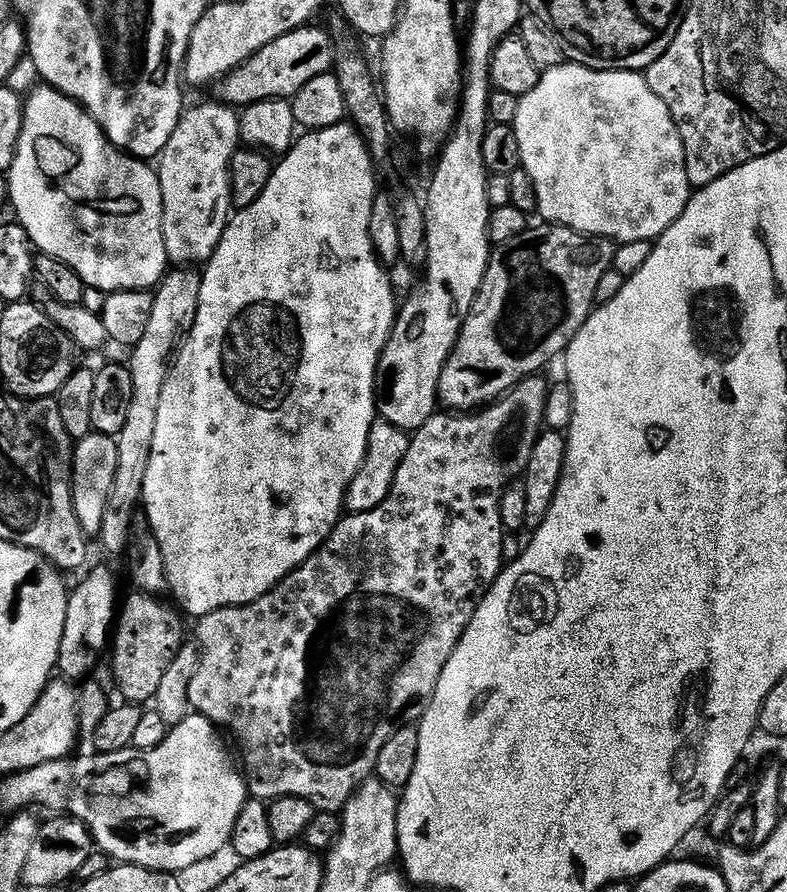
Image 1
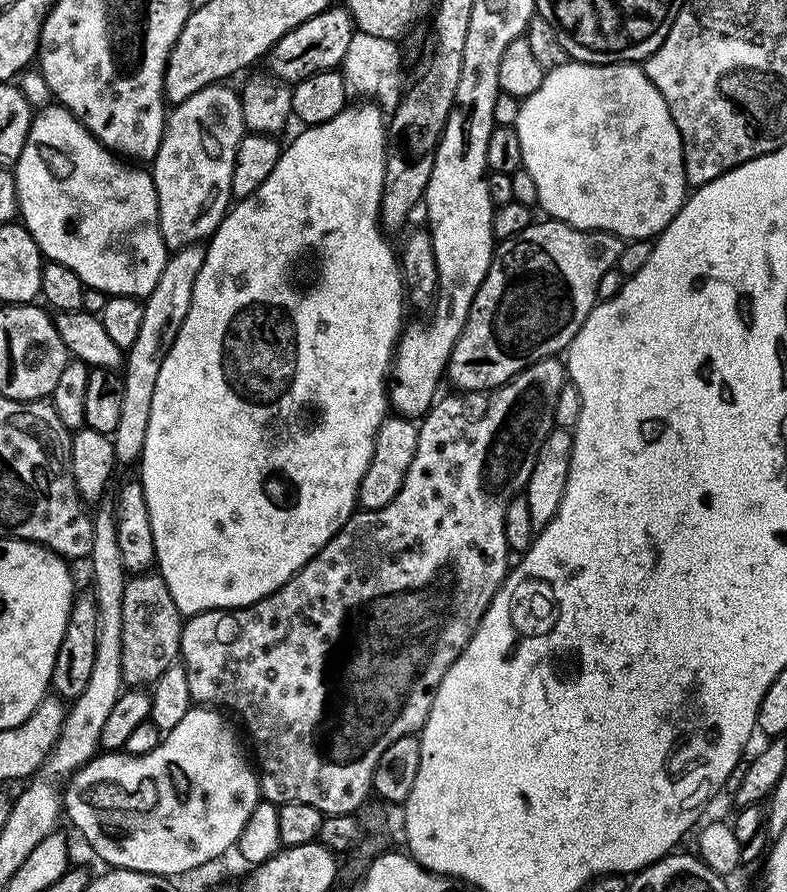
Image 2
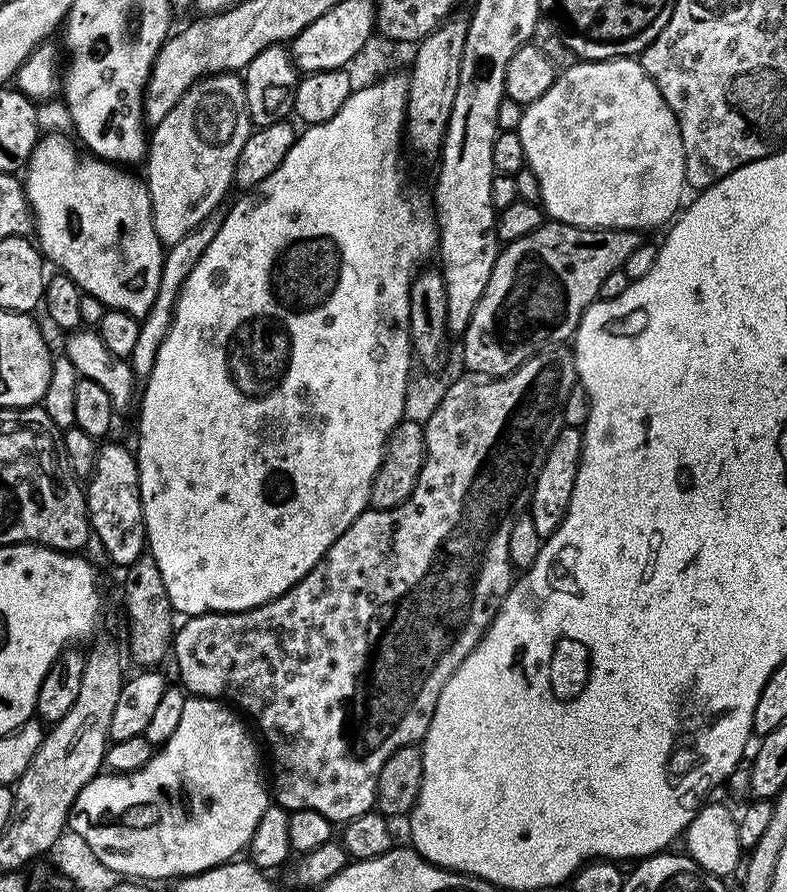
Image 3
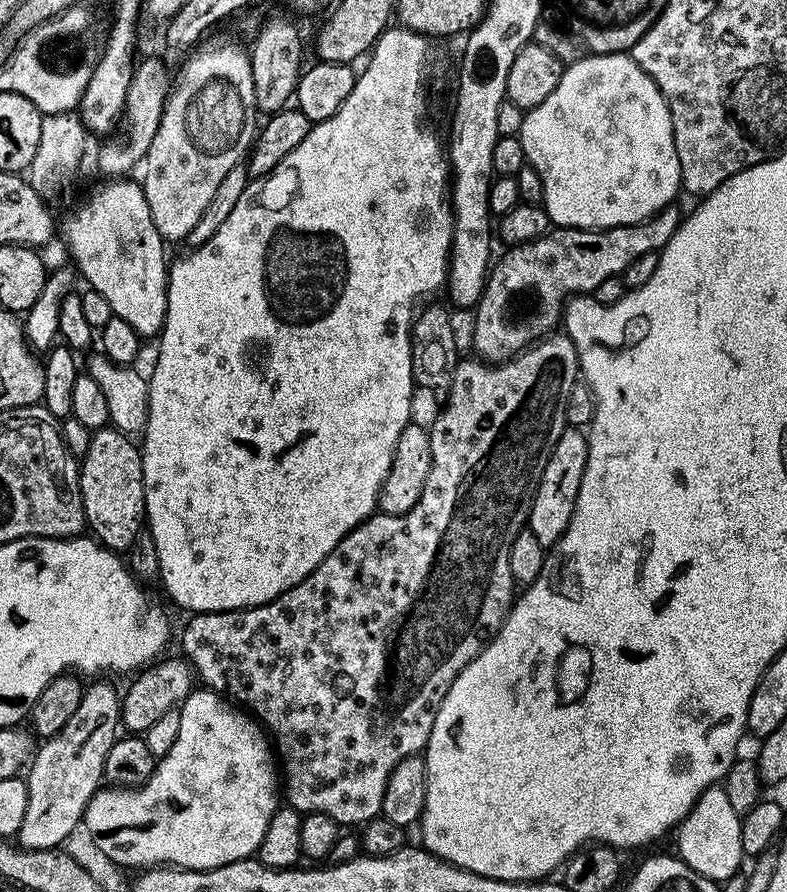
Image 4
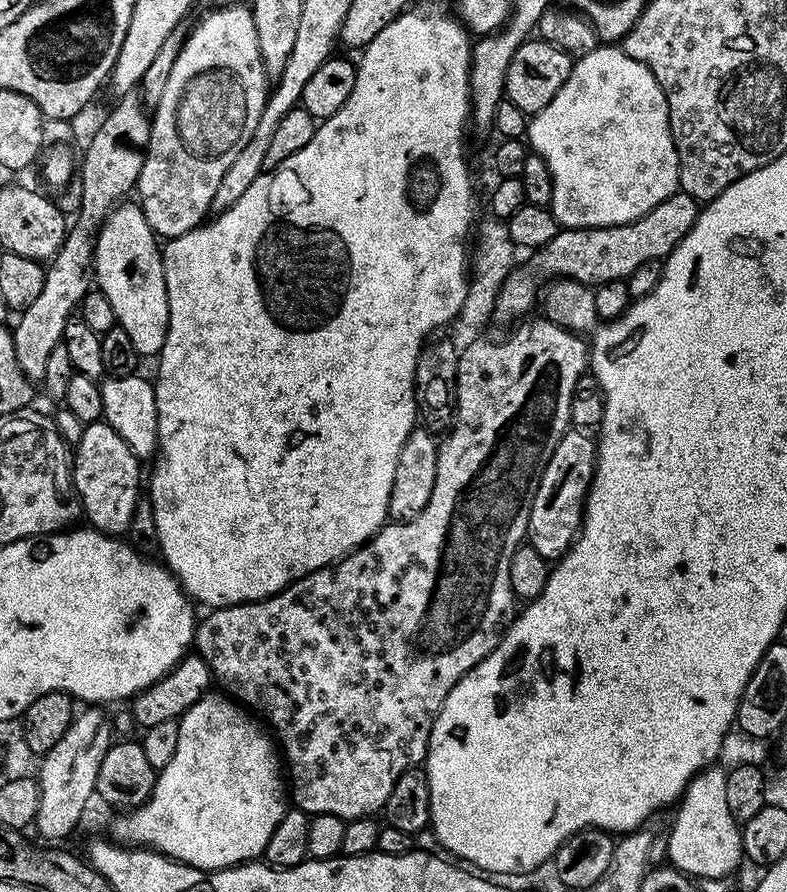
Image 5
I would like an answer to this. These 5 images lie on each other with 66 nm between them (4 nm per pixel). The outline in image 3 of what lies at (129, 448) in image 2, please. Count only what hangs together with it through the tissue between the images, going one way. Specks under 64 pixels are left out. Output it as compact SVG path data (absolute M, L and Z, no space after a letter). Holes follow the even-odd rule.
M223 207L215 208L197 228L190 230L190 234L186 234L186 238L174 242L165 251L158 294L154 298L154 306L140 320L138 342L134 346L134 354L130 358L132 373L137 378L146 378L154 370L154 362L158 358L158 350L172 326L173 317L176 315L176 304L180 298L180 287L186 282L186 278L190 278L190 270L194 270L194 266L198 266L198 258L202 258L206 246L210 246L210 242L214 242L215 236L218 235L218 230L222 230L224 213L225 209Z

